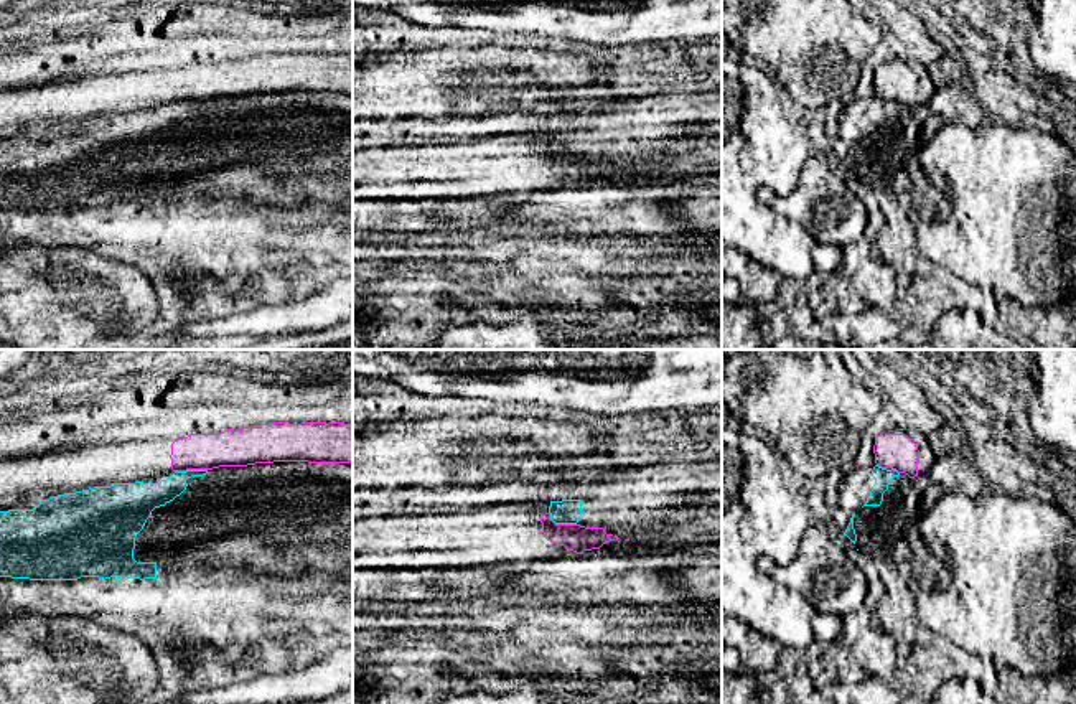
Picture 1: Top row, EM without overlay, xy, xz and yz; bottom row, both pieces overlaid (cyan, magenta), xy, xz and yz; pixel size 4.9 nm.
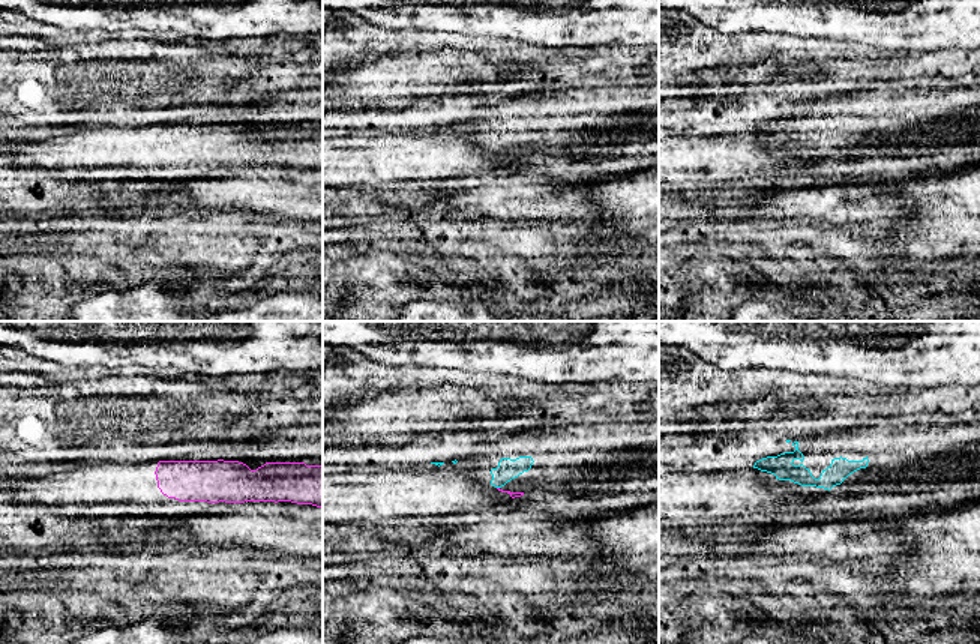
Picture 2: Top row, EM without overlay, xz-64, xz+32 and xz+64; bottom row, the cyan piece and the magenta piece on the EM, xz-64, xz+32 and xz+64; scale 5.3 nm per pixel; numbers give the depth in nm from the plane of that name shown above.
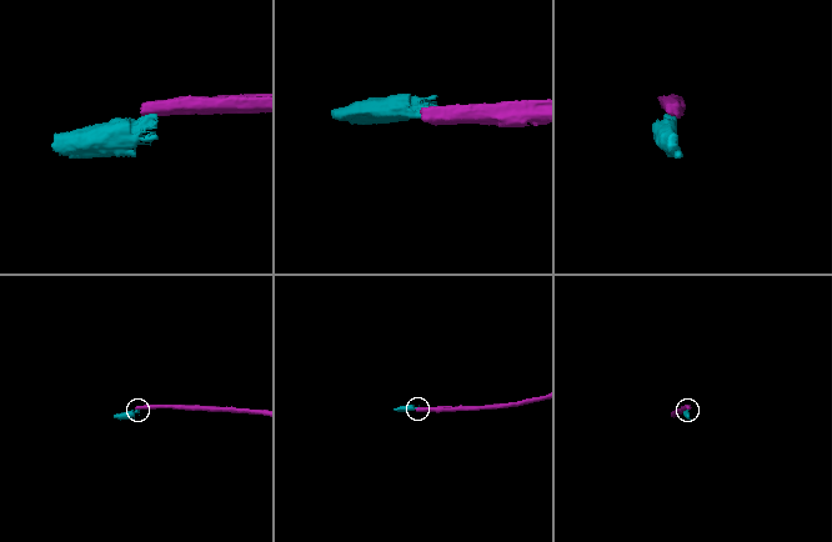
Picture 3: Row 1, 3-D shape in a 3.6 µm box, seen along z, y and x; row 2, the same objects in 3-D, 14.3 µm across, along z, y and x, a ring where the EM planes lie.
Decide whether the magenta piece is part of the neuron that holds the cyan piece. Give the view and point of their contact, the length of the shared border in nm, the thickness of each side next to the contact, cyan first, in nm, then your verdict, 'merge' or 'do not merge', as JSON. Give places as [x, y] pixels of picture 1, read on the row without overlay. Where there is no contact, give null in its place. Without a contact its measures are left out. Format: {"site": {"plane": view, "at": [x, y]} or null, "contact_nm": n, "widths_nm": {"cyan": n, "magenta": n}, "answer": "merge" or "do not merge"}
{"site": {"plane": "xy", "at": [190, 101]}, "contact_nm": 160, "widths_nm": {"cyan": 140, "magenta": 180}, "answer": "do not merge"}

